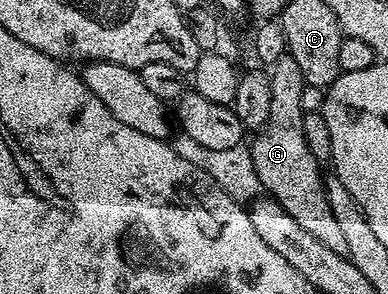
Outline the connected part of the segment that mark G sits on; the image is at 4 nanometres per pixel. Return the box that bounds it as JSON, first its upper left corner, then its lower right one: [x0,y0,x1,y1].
[250,57,347,257]

